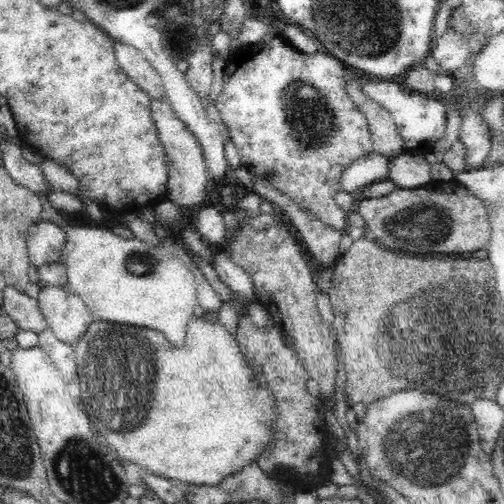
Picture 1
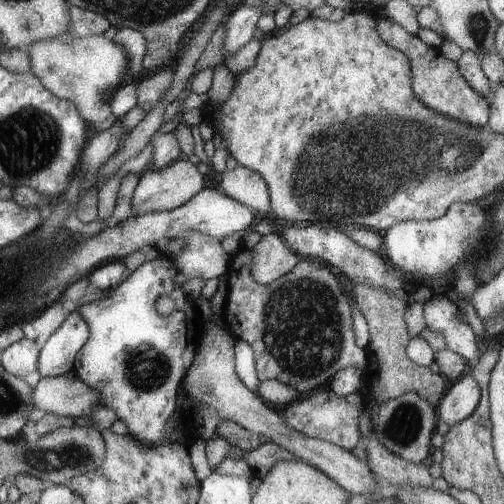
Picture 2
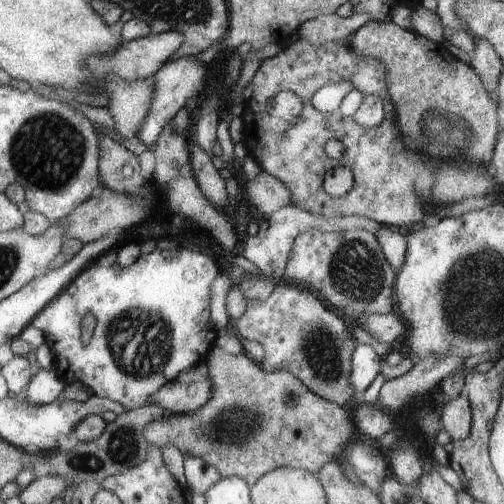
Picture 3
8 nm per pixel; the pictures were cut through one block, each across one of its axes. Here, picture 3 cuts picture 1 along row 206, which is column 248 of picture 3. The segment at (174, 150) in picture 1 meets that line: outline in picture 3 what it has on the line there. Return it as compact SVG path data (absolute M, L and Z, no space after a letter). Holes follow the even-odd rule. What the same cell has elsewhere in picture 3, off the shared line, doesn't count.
M259 172L253 180L247 180L243 194L245 192L249 206L253 206L253 210L257 210L261 216L267 216L283 206L291 206L291 196L283 184L265 172Z

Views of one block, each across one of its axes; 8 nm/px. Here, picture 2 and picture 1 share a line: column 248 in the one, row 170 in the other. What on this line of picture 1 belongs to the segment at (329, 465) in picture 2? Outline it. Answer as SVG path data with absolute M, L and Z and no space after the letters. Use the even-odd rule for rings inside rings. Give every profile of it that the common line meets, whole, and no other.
M404 150L398 158L390 160L388 182L396 184L396 190L416 190L434 182L432 164L426 162L426 154Z

